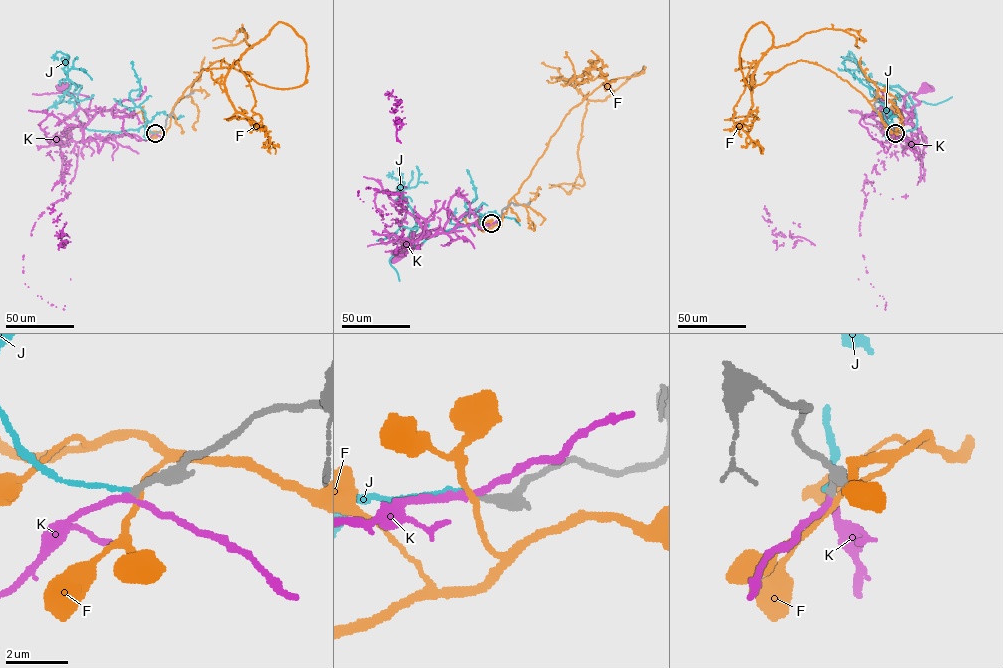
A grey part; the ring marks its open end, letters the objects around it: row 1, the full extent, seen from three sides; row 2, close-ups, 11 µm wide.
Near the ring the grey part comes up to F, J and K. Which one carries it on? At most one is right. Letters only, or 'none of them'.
J

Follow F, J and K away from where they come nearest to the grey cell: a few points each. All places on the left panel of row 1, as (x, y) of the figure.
F: (155, 133), (216, 61), (269, 87), (302, 85), (306, 43), (283, 22), (224, 82), (275, 154)
J: (155, 133), (144, 126), (87, 130), (68, 100), (80, 86), (67, 77), (69, 56), (57, 57)
K: (155, 133), (144, 140), (130, 134), (90, 137), (84, 142), (83, 128), (89, 118), (76, 99), (61, 88)

